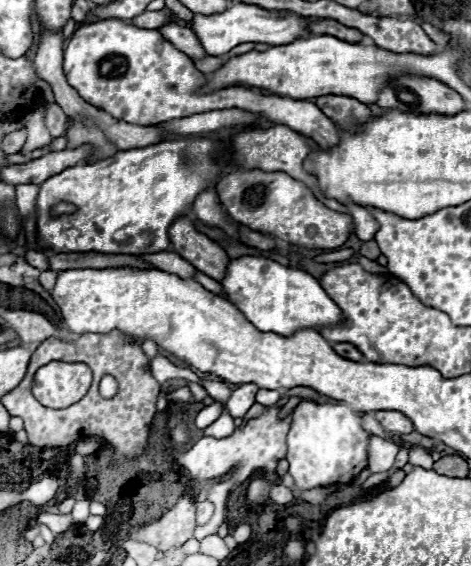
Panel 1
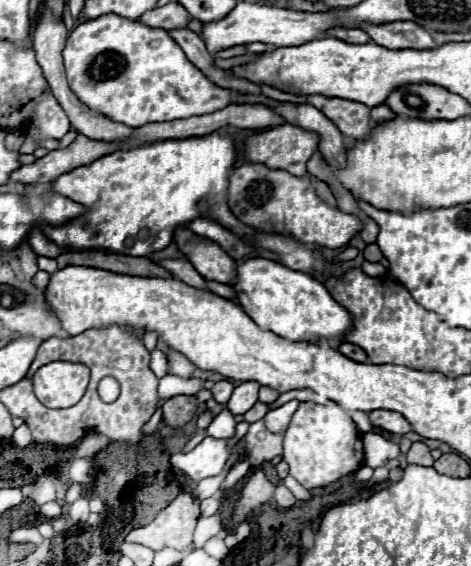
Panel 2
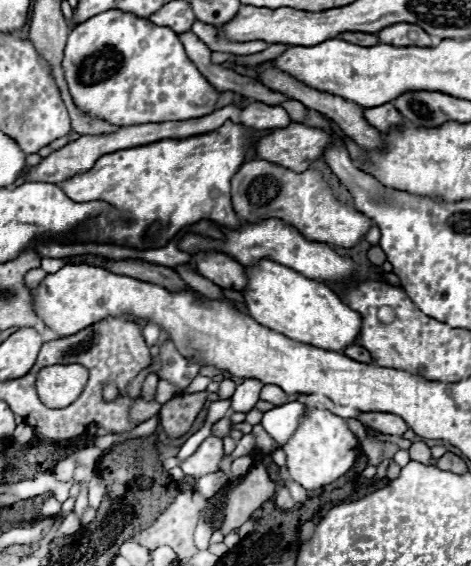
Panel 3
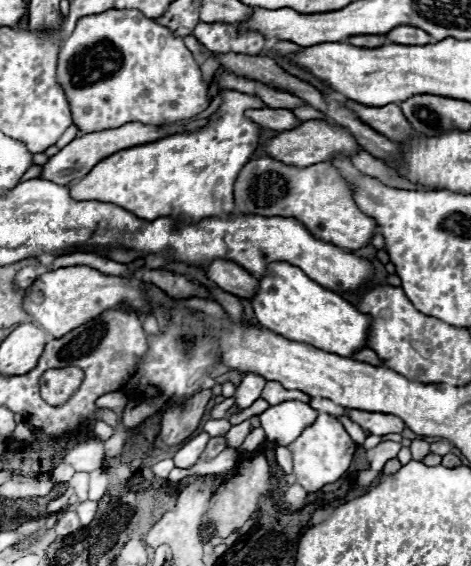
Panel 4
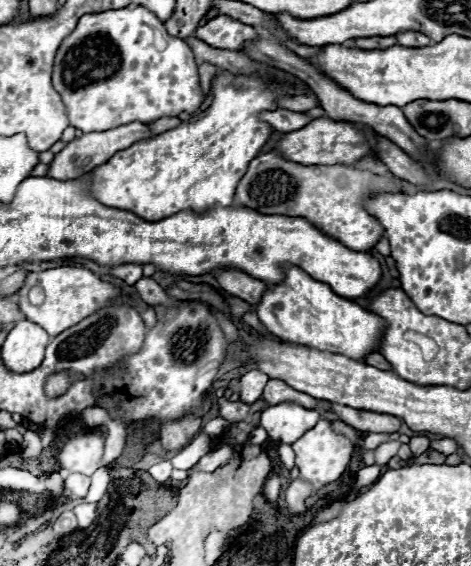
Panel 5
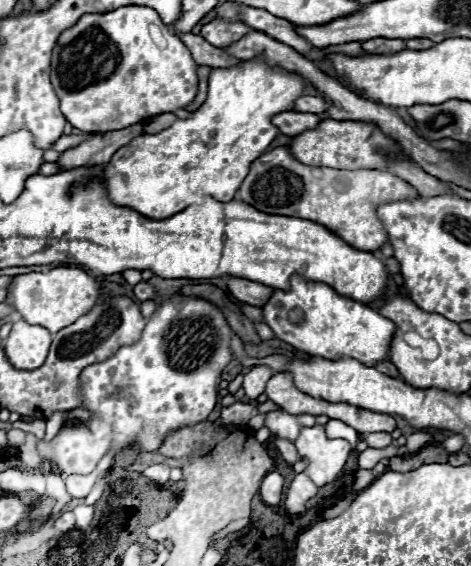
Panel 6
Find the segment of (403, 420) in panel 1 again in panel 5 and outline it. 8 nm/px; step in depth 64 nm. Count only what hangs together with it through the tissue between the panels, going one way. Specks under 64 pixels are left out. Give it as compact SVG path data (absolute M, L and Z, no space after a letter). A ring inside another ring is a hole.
M332 406L332 412L340 416L346 424L360 432L376 432L376 434L392 434L398 432L402 422L396 416L390 414L378 414L378 412L368 412L368 410L356 410L350 406Z

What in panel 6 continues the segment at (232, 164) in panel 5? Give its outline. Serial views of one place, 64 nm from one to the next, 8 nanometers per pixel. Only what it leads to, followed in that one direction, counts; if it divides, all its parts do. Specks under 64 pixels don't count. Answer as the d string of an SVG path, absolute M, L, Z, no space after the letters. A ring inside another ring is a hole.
M262 58L246 60L232 68L214 68L208 80L206 102L186 120L176 120L170 128L158 134L136 136L130 144L120 148L104 168L106 196L116 206L126 206L146 218L162 220L186 210L196 198L212 196L218 202L230 202L246 178L250 164L260 158L268 144L276 138L278 128L270 122L274 114L288 112L294 100L304 94L306 80L280 66L270 68Z

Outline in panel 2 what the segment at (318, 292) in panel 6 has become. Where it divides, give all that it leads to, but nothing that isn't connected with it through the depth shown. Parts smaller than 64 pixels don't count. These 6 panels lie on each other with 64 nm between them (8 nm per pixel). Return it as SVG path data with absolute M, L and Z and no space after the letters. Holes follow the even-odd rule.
M246 258L238 262L236 282L230 284L244 312L262 328L288 340L328 340L342 344L342 336L352 328L352 316L330 292L312 276L290 270L266 258Z

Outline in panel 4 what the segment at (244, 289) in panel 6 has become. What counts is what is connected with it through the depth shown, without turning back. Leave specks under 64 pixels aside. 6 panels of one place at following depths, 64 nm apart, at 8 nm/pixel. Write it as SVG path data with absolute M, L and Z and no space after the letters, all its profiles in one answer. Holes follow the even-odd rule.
M214 260L210 262L210 266L204 268L206 276L222 290L240 296L240 298L252 298L256 292L256 278L252 274L248 274L242 266L230 262L230 260Z

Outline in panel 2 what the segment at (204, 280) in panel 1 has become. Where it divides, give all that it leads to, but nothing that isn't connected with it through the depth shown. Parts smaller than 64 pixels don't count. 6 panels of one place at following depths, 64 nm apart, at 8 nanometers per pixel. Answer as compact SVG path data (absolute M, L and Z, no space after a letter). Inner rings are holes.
M206 280L206 288L212 290L214 294L222 296L222 298L234 298L234 290L228 286L228 284L220 284L220 282L214 282L214 280Z

